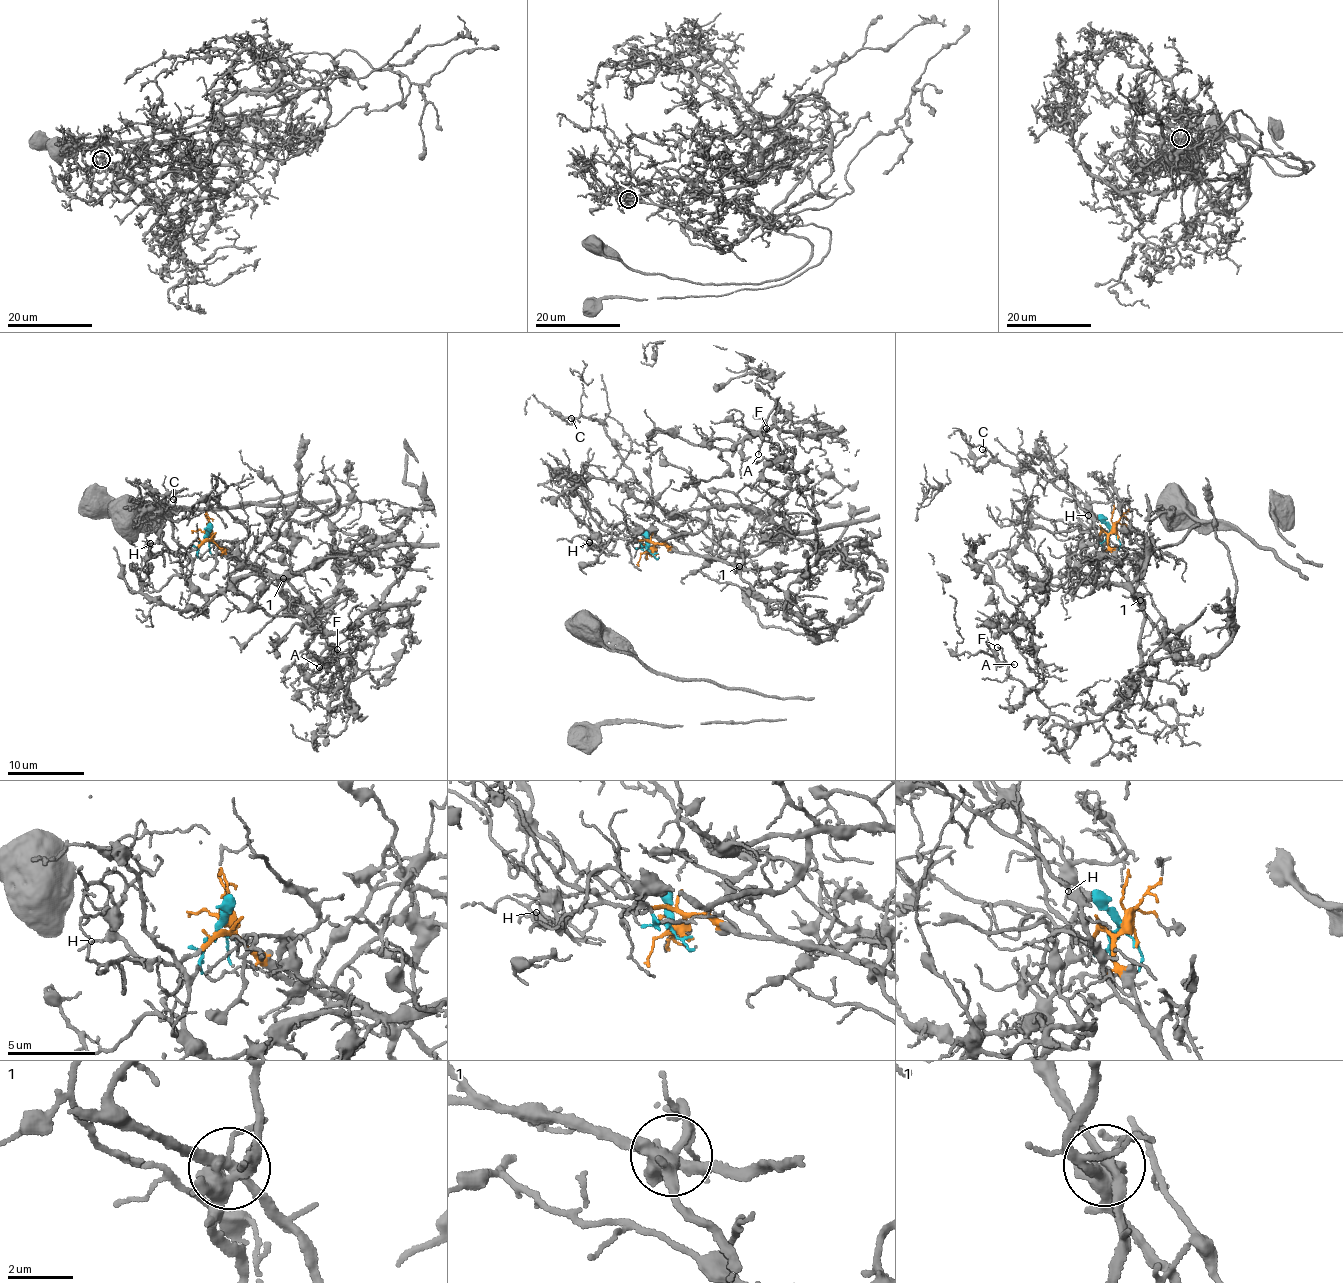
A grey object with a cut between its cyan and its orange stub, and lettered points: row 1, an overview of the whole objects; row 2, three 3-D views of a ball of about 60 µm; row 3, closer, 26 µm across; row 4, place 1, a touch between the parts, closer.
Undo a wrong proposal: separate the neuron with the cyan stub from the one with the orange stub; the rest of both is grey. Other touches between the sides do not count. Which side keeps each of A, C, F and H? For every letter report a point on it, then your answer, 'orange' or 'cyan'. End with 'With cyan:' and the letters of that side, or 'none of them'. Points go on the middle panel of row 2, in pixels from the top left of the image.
A: place (758, 454); orange
C: place (571, 418); orange
F: place (766, 428); orange
H: place (589, 542); orange
With cyan: none of them

